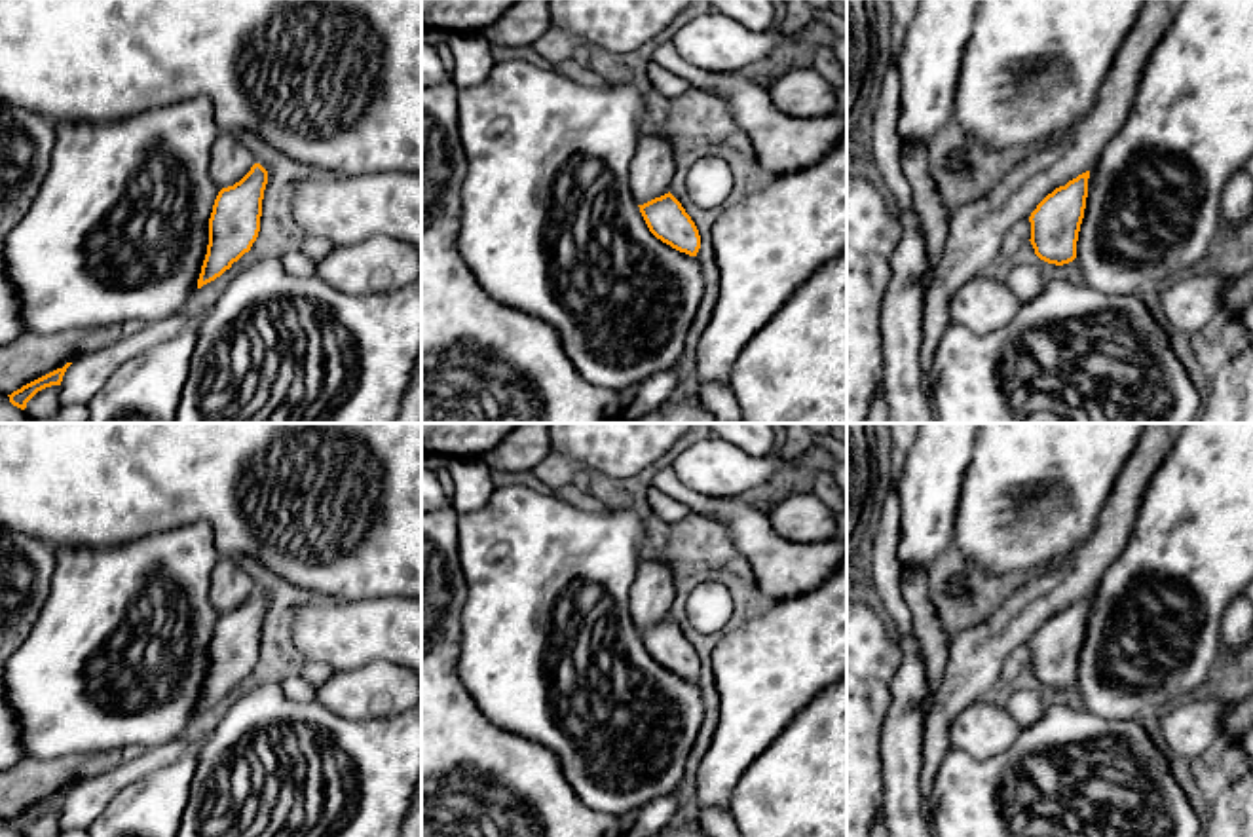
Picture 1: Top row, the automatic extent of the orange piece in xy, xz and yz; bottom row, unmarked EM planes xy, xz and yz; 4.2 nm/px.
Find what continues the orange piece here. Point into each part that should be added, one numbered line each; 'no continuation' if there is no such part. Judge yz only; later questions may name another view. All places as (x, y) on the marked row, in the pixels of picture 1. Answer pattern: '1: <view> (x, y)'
1: yz (976, 228)

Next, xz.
1: xz (652, 167)

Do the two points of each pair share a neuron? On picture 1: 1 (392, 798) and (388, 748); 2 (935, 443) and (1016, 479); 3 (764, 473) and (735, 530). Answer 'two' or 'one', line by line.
1: one
2: two
3: two

